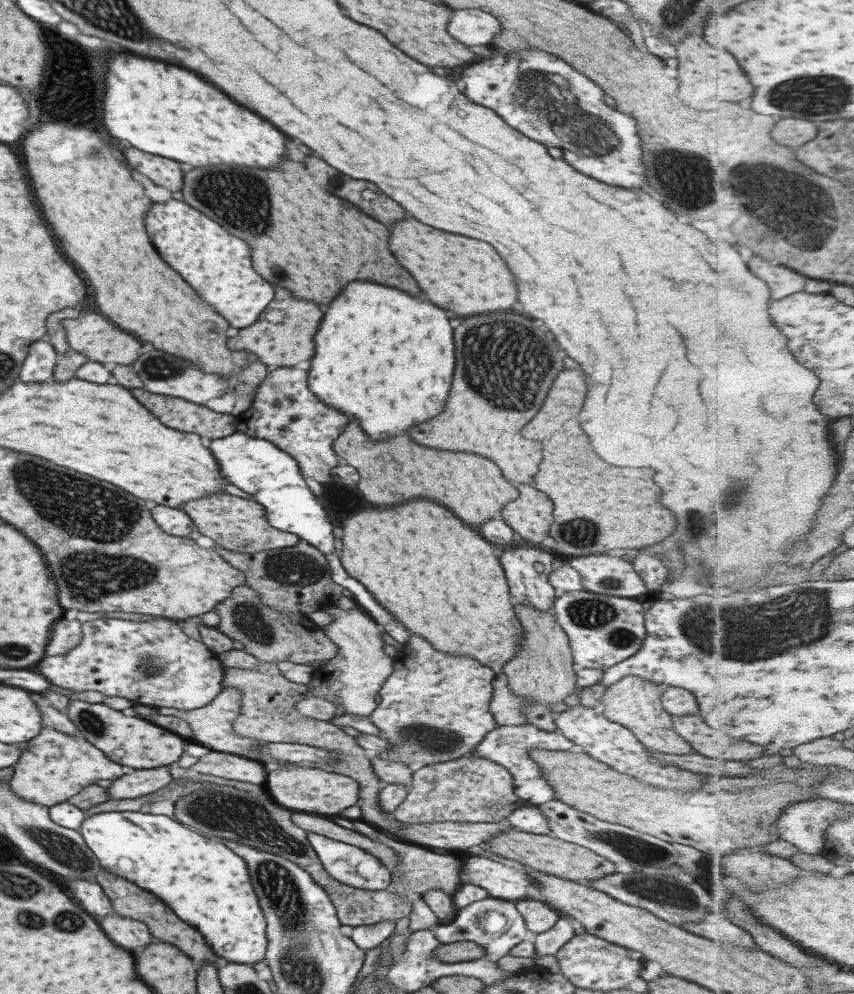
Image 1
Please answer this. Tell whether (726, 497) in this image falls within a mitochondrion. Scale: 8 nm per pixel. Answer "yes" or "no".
yes

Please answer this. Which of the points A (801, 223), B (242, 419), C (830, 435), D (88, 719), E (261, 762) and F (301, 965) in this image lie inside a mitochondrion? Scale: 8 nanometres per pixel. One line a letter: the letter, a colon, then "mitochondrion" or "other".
A: mitochondrion
B: other
C: other
D: mitochondrion
E: other
F: mitochondrion

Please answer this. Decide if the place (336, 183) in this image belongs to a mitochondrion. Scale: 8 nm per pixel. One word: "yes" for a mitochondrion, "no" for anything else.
no

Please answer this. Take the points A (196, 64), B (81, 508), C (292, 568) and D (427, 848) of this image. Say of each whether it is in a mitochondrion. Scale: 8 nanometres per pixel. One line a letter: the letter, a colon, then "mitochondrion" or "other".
A: other
B: mitochondrion
C: mitochondrion
D: other

